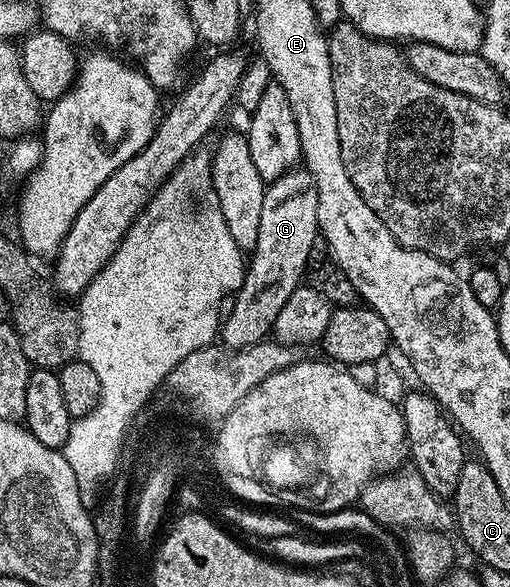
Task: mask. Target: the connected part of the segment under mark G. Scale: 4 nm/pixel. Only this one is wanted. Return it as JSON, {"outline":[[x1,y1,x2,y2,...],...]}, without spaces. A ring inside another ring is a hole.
{"outline":[[295,168,269,183,264,192,264,209,260,211,260,236,256,236,256,248,249,255,242,287,233,295,234,307,227,318,225,315,220,326,220,342,223,347,241,350,254,346,273,331,276,316,280,316,280,308,284,308,288,296,292,296,292,292,296,292,296,288,303,285,308,256,319,237,318,197,316,184,310,173,304,168]]}

